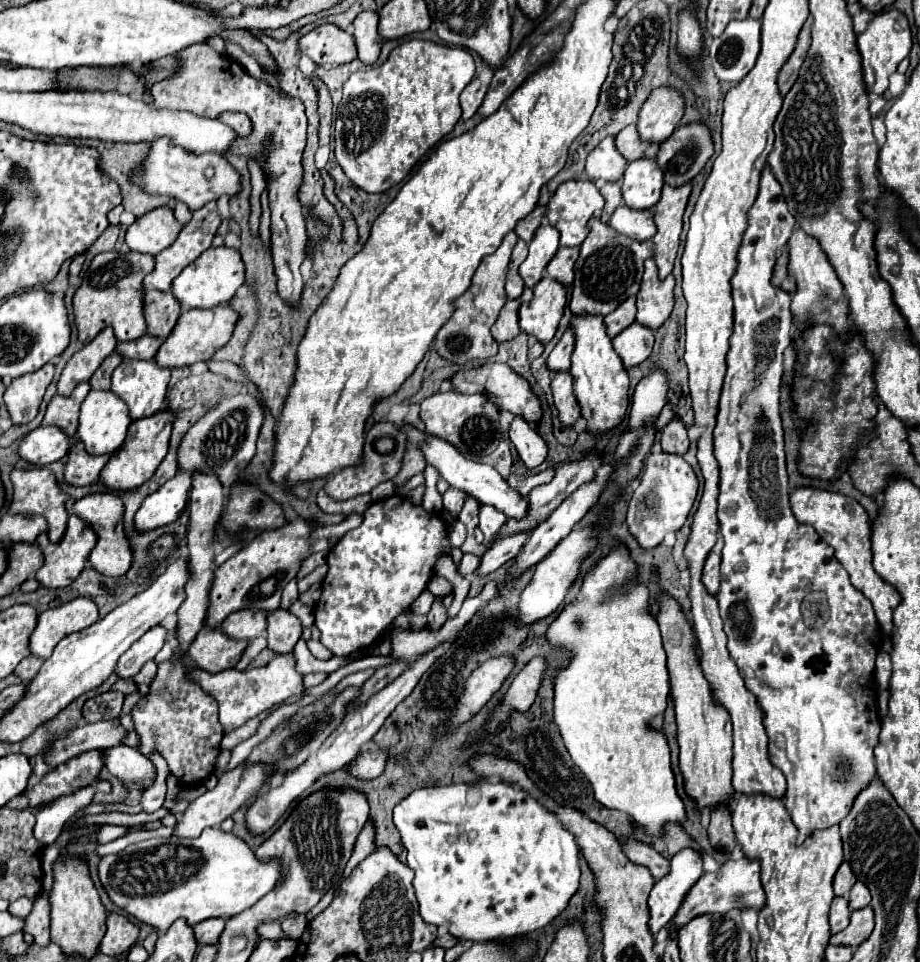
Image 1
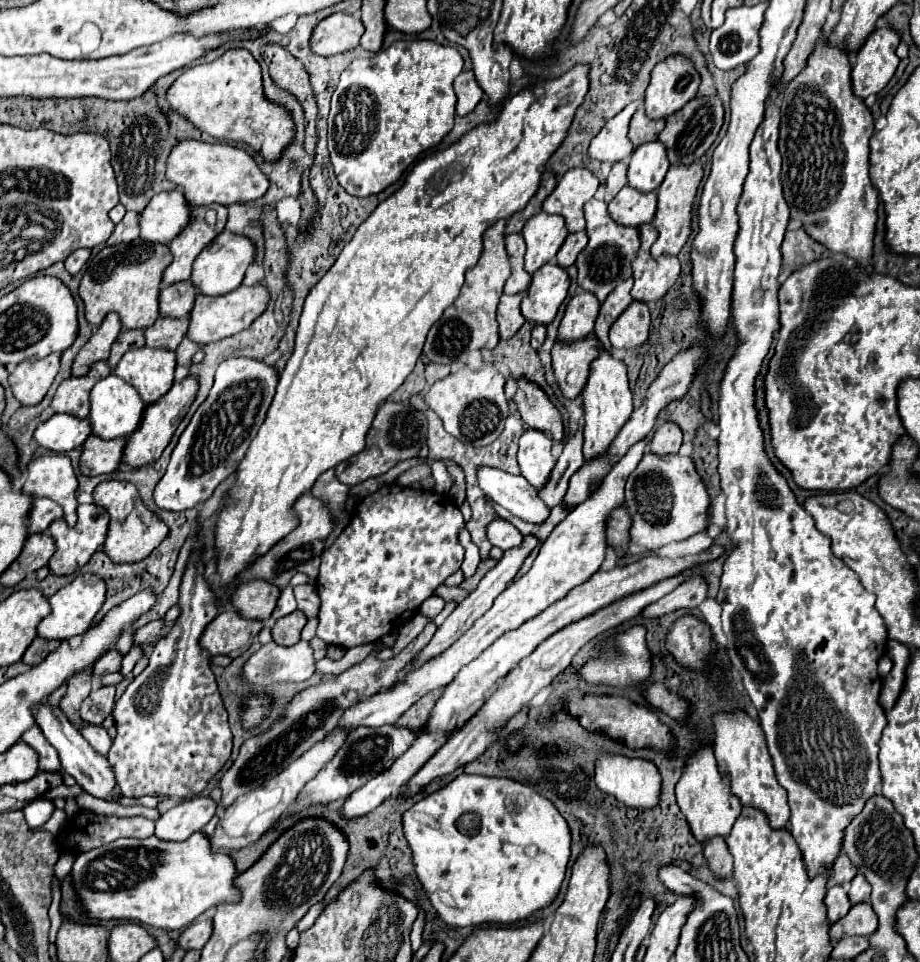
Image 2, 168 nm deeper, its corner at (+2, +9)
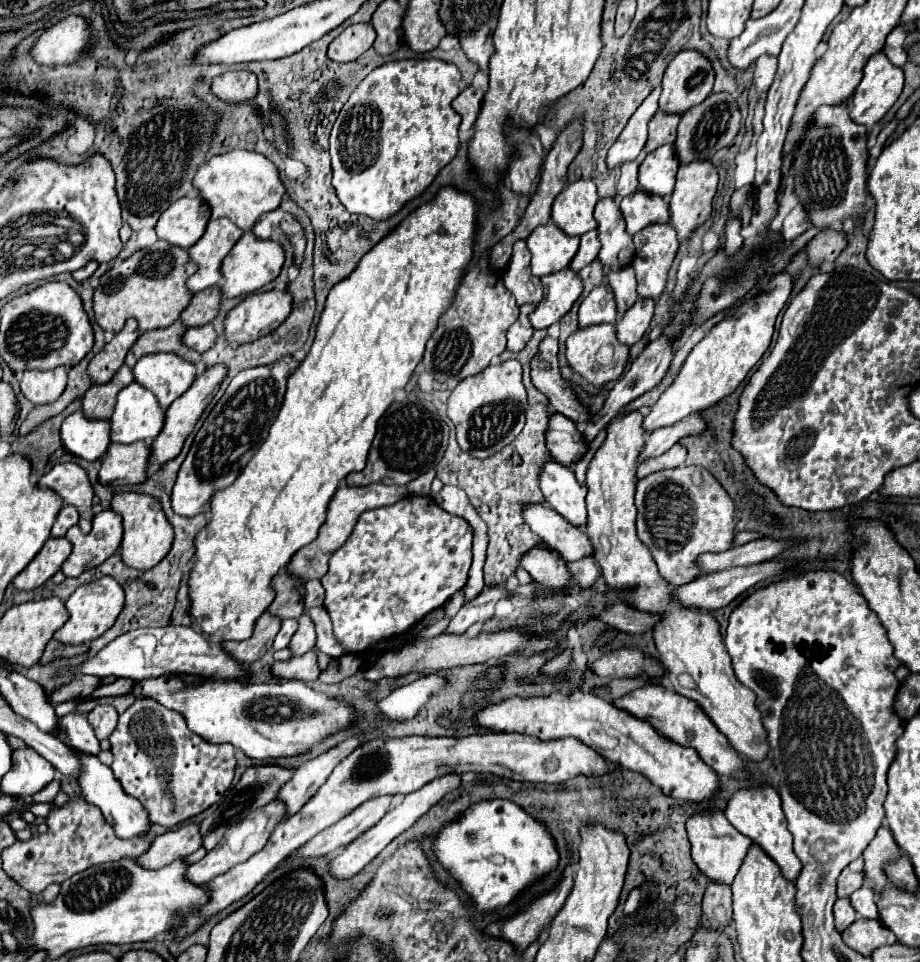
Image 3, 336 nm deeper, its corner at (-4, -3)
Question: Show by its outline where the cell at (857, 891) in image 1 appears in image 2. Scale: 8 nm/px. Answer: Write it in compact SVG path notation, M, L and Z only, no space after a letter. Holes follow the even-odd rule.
M858 872L854 876L854 880L850 882L850 890L848 890L848 898L852 904L858 902L868 902L870 900L870 884L866 882L866 878Z

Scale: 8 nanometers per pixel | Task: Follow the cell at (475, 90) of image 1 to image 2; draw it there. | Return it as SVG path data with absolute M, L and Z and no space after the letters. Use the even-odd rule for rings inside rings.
M464 70L462 74L456 76L454 92L456 92L456 98L458 98L458 102L456 102L456 114L458 116L470 114L484 94L480 90L480 86L476 84L476 78L474 78L472 70Z

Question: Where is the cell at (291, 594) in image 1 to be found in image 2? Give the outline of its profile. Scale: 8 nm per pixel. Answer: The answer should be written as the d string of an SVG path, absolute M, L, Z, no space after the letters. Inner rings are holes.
M286 586L286 588L282 588L282 594L280 594L280 600L278 600L278 604L272 612L272 618L278 620L278 618L282 618L282 616L286 616L294 610L296 610L296 600L294 600L294 594L292 594L292 586Z

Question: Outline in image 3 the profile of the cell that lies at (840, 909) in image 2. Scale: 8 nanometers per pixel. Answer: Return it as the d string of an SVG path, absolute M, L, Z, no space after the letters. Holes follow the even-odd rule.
M838 898L834 904L834 924L838 932L844 932L856 920L856 912L848 898Z

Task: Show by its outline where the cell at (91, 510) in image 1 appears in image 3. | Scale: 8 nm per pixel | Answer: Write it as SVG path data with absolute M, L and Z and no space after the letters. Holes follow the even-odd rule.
M118 492L112 502L110 508L122 516L122 524L124 524L124 538L120 544L120 556L122 562L130 568L138 568L138 570L150 570L154 568L168 552L172 546L172 526L166 520L160 502L148 494L136 494L136 492Z

